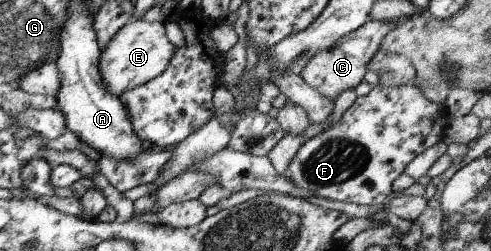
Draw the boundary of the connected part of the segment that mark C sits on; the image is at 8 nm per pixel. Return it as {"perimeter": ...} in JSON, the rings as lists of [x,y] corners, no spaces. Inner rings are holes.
{"perimeter":[[[369,20],[365,22],[361,27],[338,38],[332,44],[333,47],[329,47],[327,51],[315,53],[313,58],[307,61],[307,65],[303,67],[299,76],[307,85],[311,85],[319,95],[323,95],[325,99],[335,100],[341,91],[354,89],[359,85],[367,71],[368,61],[379,51],[377,48],[381,39],[395,26],[395,23],[387,23],[387,21]]]}

